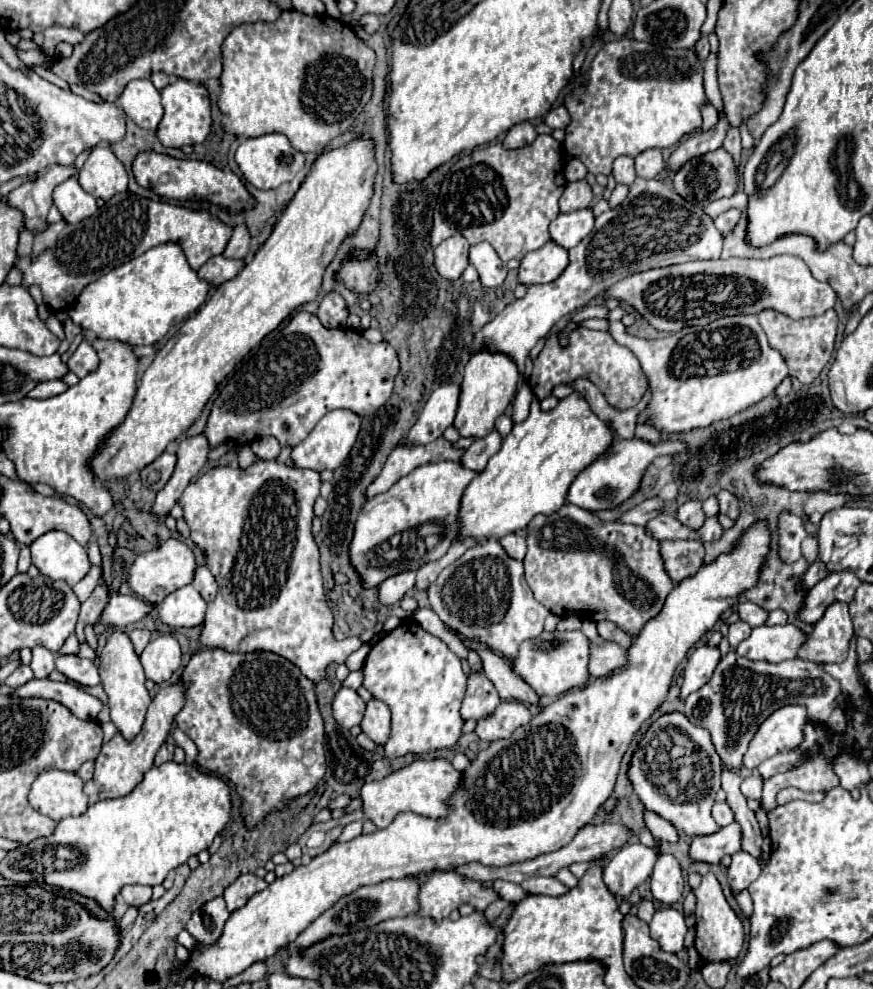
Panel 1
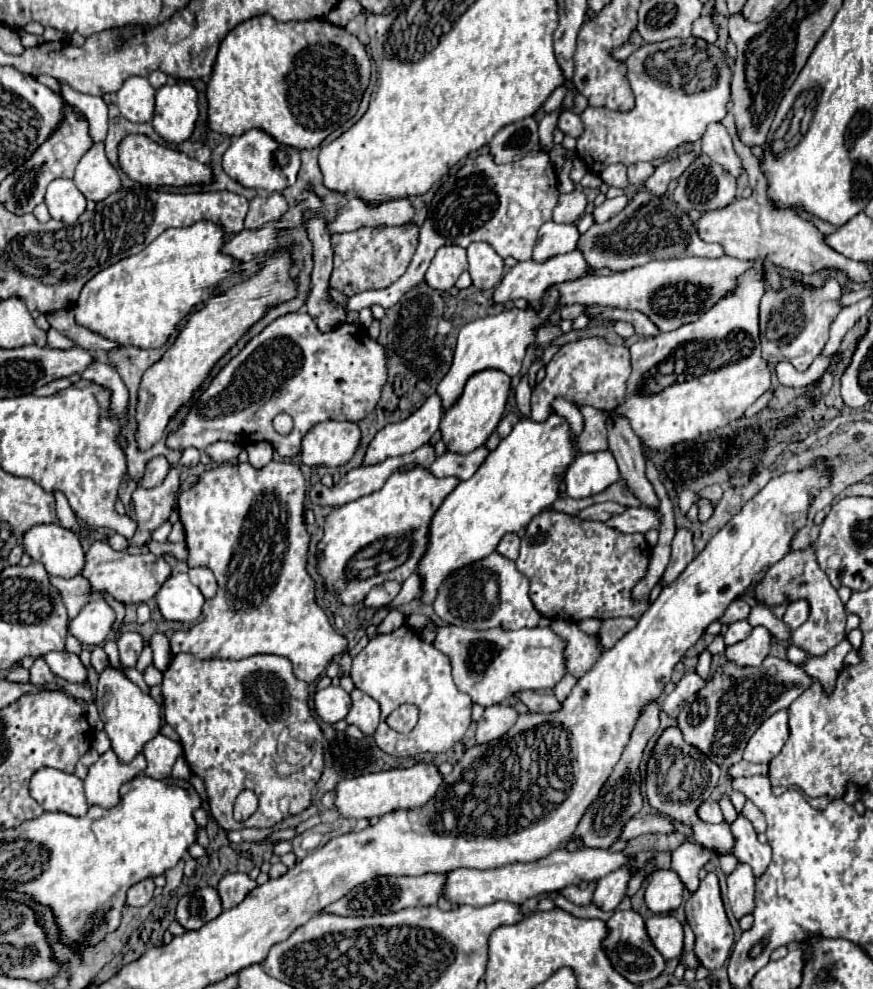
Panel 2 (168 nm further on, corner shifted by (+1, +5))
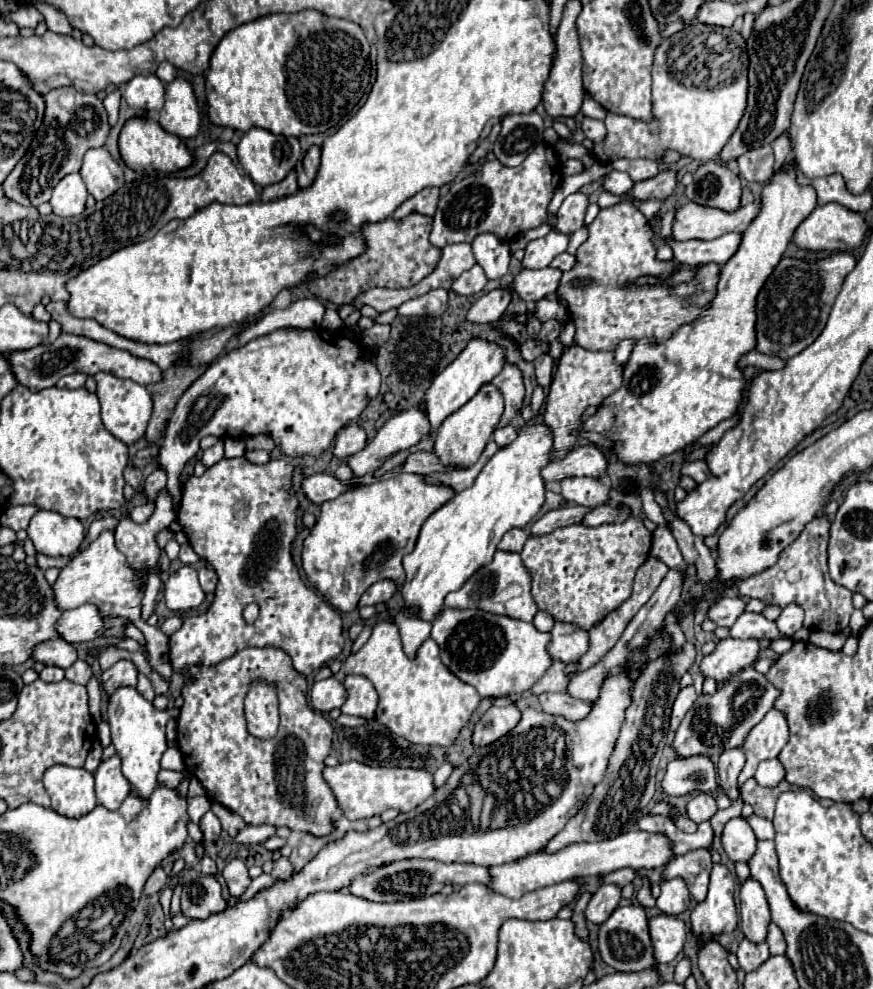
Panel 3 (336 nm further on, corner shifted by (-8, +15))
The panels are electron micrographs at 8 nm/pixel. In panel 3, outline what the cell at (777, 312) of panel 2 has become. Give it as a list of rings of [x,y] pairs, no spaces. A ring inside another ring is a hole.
[[[833,252],[827,258],[809,262],[797,258],[781,258],[757,296],[755,350],[787,360],[807,348],[807,344],[811,344],[811,340],[815,340],[815,336],[819,336],[819,332],[825,328],[835,296],[839,294],[843,280],[853,268],[855,258],[847,252]]]

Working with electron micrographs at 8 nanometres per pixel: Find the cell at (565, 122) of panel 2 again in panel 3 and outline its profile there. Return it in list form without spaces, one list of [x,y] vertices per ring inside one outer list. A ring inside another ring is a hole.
[[[583,118],[583,132],[589,140],[593,142],[603,142],[605,136],[607,136],[607,130],[605,130],[605,124],[601,120],[595,120],[595,118]]]

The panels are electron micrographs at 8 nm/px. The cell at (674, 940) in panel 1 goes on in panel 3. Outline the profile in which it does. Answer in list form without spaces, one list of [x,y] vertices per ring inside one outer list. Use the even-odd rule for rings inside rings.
[[[659,914],[659,916],[653,916],[649,920],[649,936],[653,942],[655,962],[667,964],[683,950],[687,930],[679,918]]]

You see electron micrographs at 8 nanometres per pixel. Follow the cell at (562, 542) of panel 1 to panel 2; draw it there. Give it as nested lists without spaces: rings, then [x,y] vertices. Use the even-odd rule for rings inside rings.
[[[548,508],[530,520],[522,536],[520,556],[516,560],[518,570],[530,580],[530,598],[536,610],[550,620],[562,618],[570,622],[578,622],[582,618],[604,620],[616,616],[630,616],[638,620],[648,610],[650,602],[636,600],[632,596],[632,590],[648,574],[648,564],[650,546],[644,534],[622,534],[620,530],[606,526],[604,522],[584,520],[580,516],[558,512],[554,508]]]

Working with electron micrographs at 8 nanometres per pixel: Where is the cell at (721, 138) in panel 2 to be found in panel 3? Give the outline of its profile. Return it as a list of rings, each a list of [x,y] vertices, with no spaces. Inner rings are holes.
[[[767,144],[761,150],[745,152],[743,156],[739,156],[737,164],[739,164],[741,176],[745,176],[745,180],[763,184],[765,180],[769,180],[773,176],[773,166],[775,166],[773,148]]]

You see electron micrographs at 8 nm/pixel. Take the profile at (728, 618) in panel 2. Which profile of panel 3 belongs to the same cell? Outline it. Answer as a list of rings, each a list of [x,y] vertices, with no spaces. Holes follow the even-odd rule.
[[[721,598],[707,610],[707,618],[713,620],[717,626],[731,628],[735,620],[743,614],[745,602],[741,598]]]

